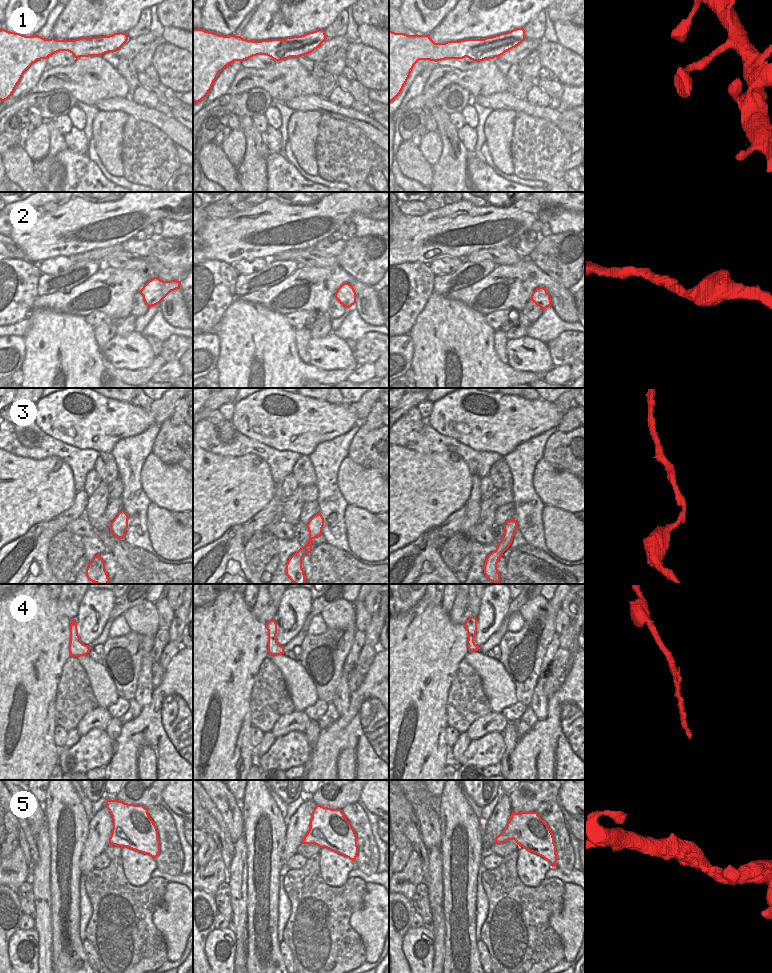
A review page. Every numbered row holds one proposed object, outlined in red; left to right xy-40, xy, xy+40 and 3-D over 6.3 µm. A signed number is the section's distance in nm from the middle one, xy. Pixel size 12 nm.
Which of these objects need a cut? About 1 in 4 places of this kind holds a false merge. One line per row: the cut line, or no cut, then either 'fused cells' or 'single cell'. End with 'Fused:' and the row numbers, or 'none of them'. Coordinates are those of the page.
1: no cut; single cell
2: no cut; single cell
3: no cut; single cell
4: no cut; single cell
5: no cut; single cell
Fused: none of them

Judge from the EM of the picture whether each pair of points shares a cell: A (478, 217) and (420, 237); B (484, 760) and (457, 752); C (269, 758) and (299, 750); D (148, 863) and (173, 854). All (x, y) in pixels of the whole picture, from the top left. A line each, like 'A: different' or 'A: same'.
A: same
B: different
C: same
D: different

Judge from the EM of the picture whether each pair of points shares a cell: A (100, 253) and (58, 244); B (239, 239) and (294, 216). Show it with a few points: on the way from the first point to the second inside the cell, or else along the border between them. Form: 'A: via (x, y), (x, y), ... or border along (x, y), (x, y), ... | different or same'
A: border along (112, 246), (91, 249), (69, 256) | different
B: via (253, 231), (280, 224) | same

